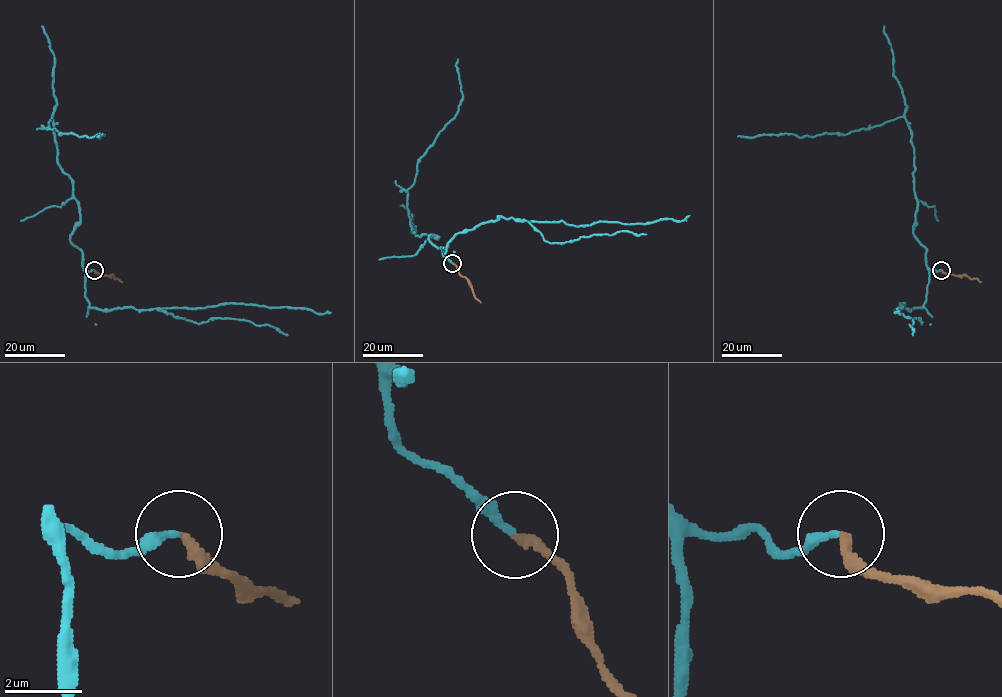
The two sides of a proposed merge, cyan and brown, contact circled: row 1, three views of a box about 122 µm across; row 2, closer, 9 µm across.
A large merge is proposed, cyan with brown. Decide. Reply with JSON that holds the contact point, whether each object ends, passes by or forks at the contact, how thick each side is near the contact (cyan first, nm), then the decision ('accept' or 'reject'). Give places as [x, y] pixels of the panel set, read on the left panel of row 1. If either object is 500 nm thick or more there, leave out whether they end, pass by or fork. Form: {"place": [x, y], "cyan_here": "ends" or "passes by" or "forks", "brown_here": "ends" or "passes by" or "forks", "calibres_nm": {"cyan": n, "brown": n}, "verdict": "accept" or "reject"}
{"place": [94, 270], "cyan_here": "ends", "brown_here": "ends", "calibres_nm": {"cyan": 200, "brown": 260}, "verdict": "accept"}

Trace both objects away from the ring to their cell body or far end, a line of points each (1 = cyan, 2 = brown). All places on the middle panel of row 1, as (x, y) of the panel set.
1: (452, 263), (429, 240), (439, 236), (412, 230), (407, 190), (417, 161), (463, 96), (457, 59)
2: (452, 263), (467, 279), (481, 302)

